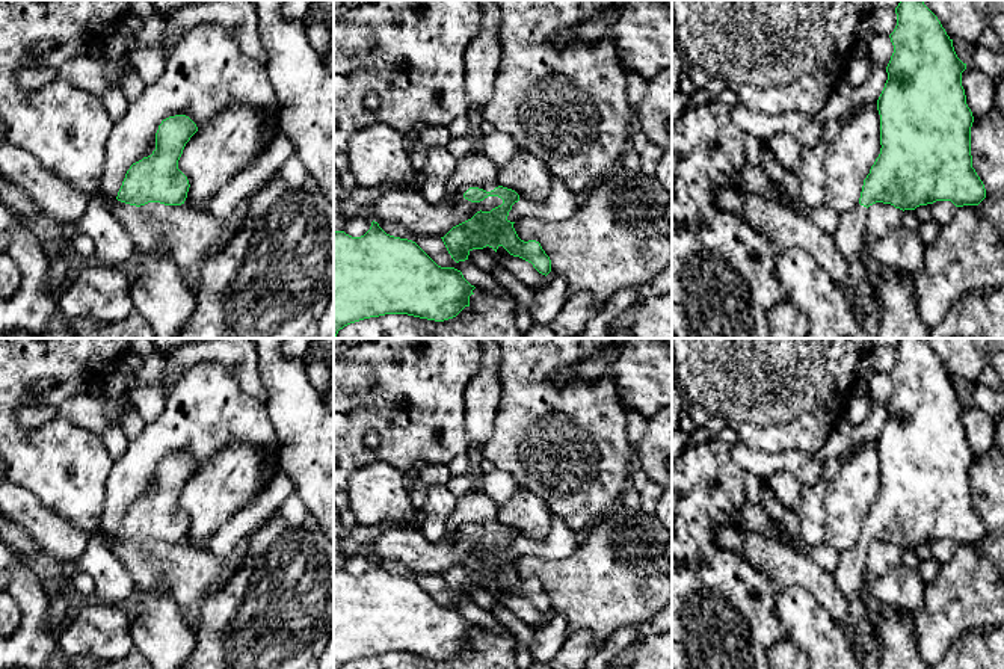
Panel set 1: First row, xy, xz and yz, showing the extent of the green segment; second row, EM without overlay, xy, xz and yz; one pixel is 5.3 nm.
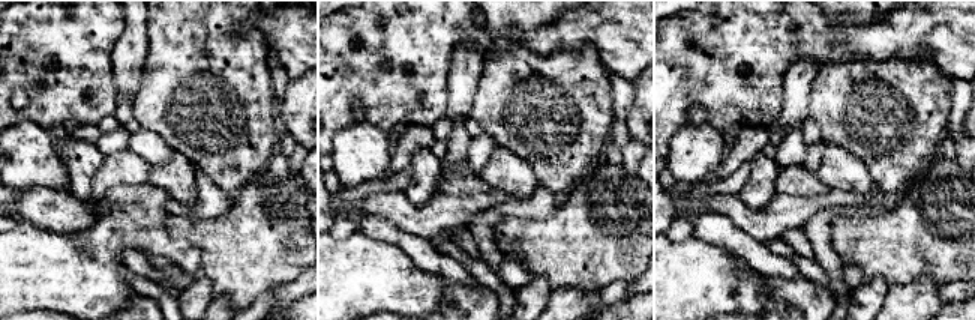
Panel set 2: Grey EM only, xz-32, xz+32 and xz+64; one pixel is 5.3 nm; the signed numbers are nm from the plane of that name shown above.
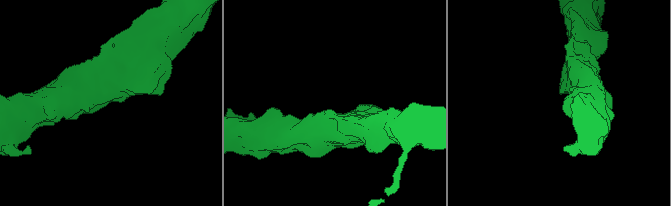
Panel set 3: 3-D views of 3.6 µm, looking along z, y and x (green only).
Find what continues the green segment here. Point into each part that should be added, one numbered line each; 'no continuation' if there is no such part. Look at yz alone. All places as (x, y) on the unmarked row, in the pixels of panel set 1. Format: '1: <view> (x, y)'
1: yz (850, 576)

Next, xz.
1: xz (488, 526)

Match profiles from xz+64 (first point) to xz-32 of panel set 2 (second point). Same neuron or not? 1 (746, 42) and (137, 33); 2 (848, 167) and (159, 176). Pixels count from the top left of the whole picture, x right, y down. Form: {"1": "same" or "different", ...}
{"1": "different", "2": "same"}

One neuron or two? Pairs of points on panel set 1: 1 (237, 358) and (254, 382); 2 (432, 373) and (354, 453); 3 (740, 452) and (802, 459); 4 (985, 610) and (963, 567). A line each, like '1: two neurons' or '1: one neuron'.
1: one neuron
2: one neuron
3: one neuron
4: one neuron

